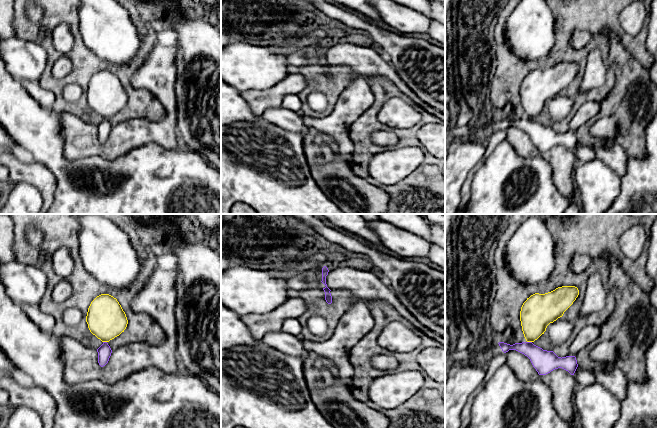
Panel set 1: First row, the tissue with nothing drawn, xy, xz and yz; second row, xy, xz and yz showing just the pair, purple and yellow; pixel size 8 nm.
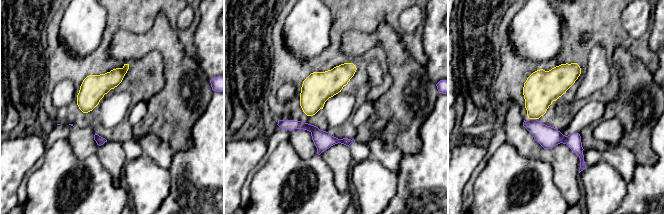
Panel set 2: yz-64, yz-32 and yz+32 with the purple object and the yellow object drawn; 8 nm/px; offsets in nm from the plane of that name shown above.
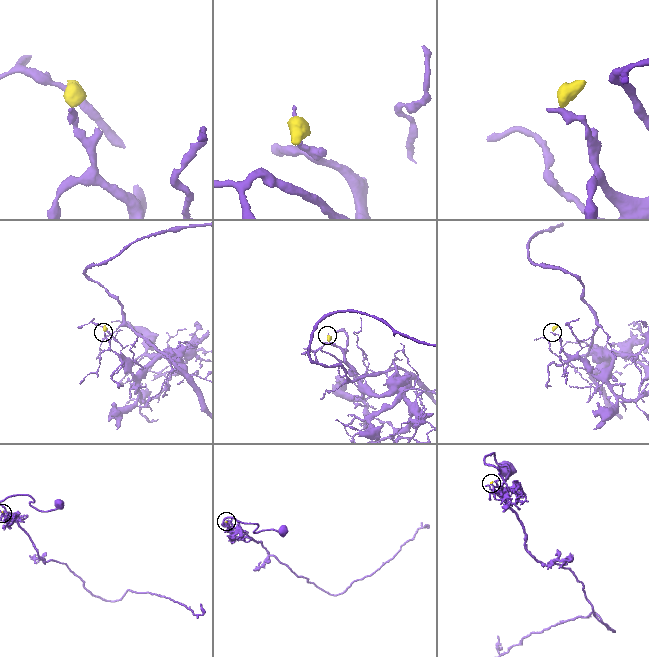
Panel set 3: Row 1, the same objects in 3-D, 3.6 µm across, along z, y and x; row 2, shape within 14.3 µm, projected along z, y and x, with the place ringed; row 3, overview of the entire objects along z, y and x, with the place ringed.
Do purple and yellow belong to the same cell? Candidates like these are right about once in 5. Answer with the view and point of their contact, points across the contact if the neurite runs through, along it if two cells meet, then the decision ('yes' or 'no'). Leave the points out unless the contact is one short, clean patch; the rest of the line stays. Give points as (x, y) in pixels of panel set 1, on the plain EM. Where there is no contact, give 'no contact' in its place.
contact yz (529, 118); border yz (527, 117), (531, 118); no

